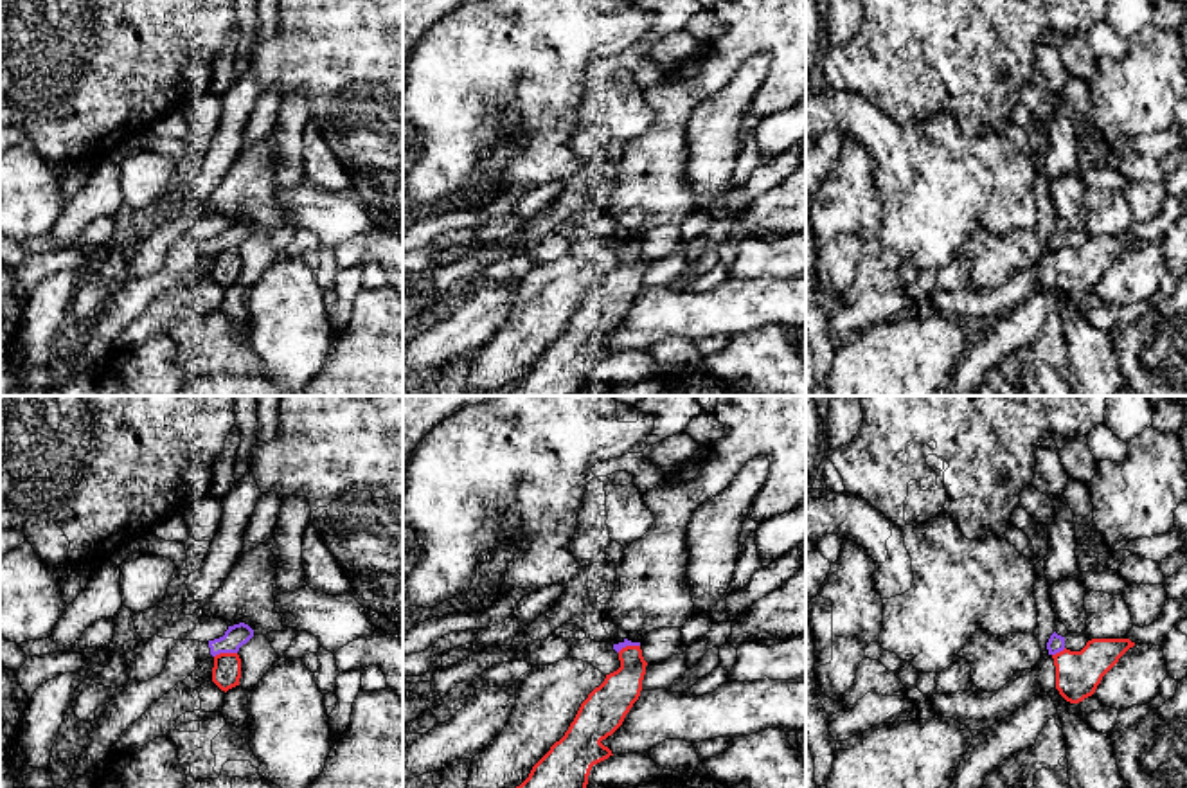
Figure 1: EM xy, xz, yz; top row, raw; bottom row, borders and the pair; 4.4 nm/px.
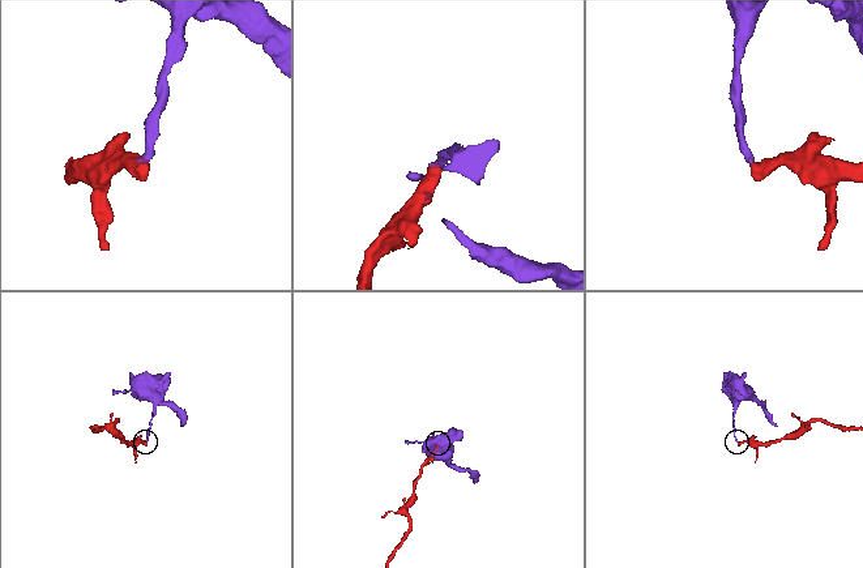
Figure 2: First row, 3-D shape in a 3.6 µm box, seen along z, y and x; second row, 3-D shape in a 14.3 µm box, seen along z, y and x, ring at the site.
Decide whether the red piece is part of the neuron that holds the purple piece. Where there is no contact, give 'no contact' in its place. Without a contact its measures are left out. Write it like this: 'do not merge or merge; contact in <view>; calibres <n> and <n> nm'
do not merge; contact in xy; calibres 100 and 130 nm

